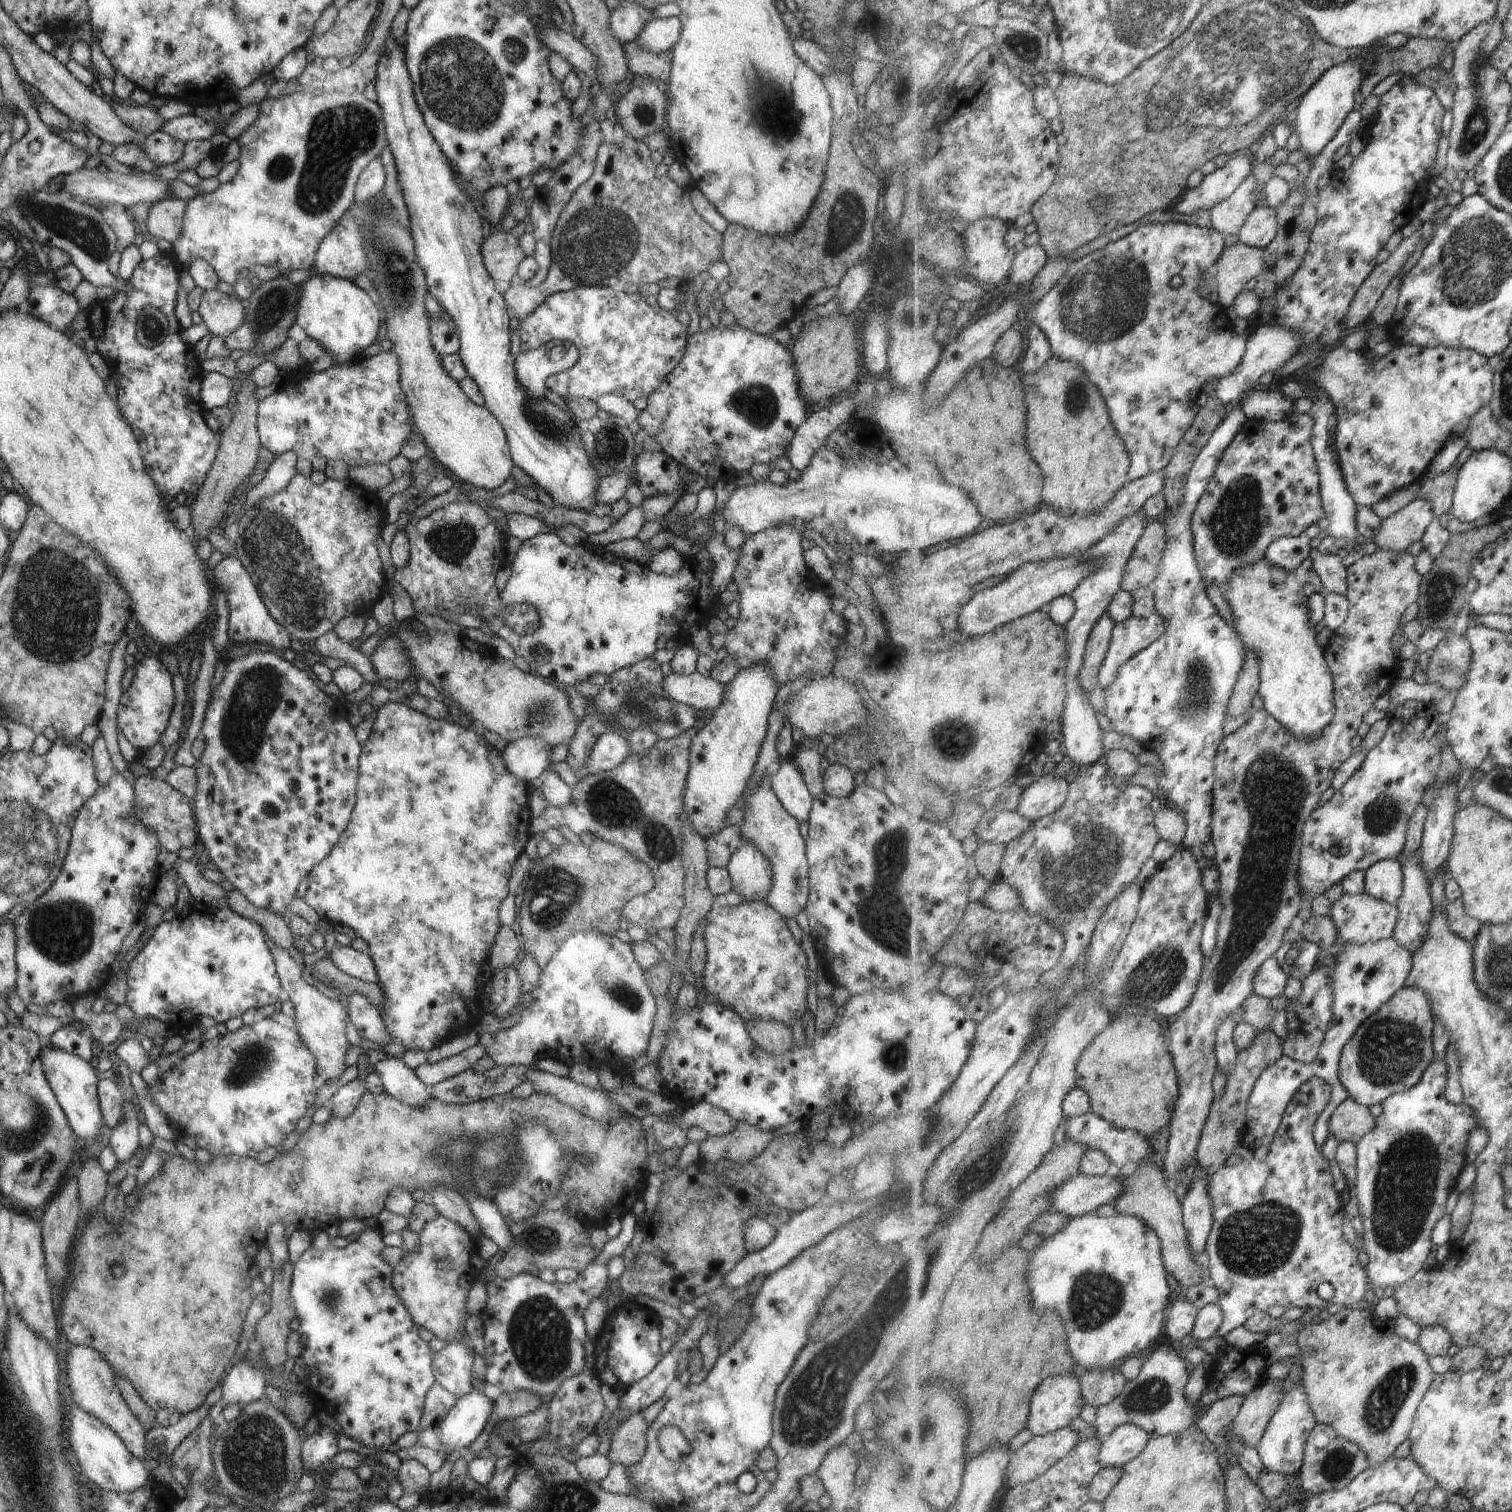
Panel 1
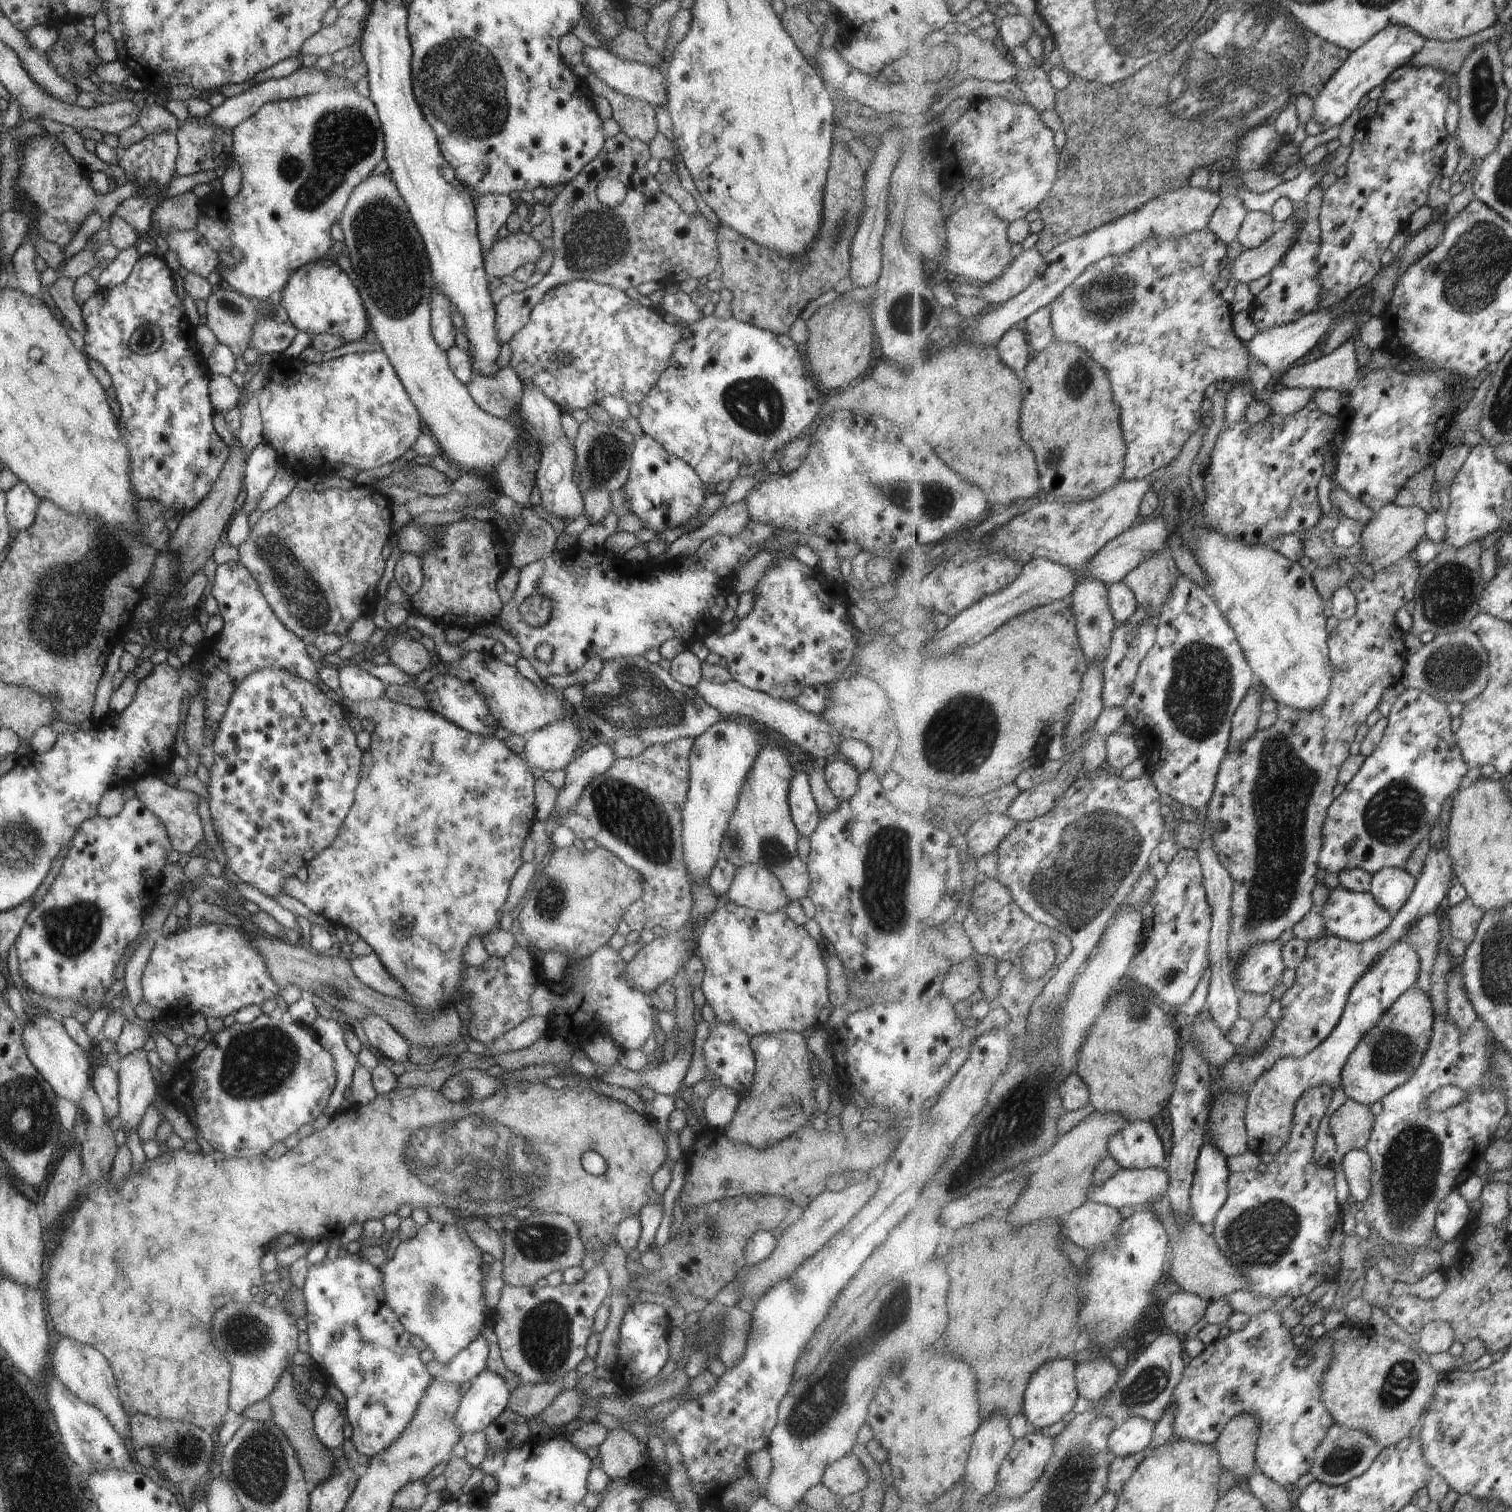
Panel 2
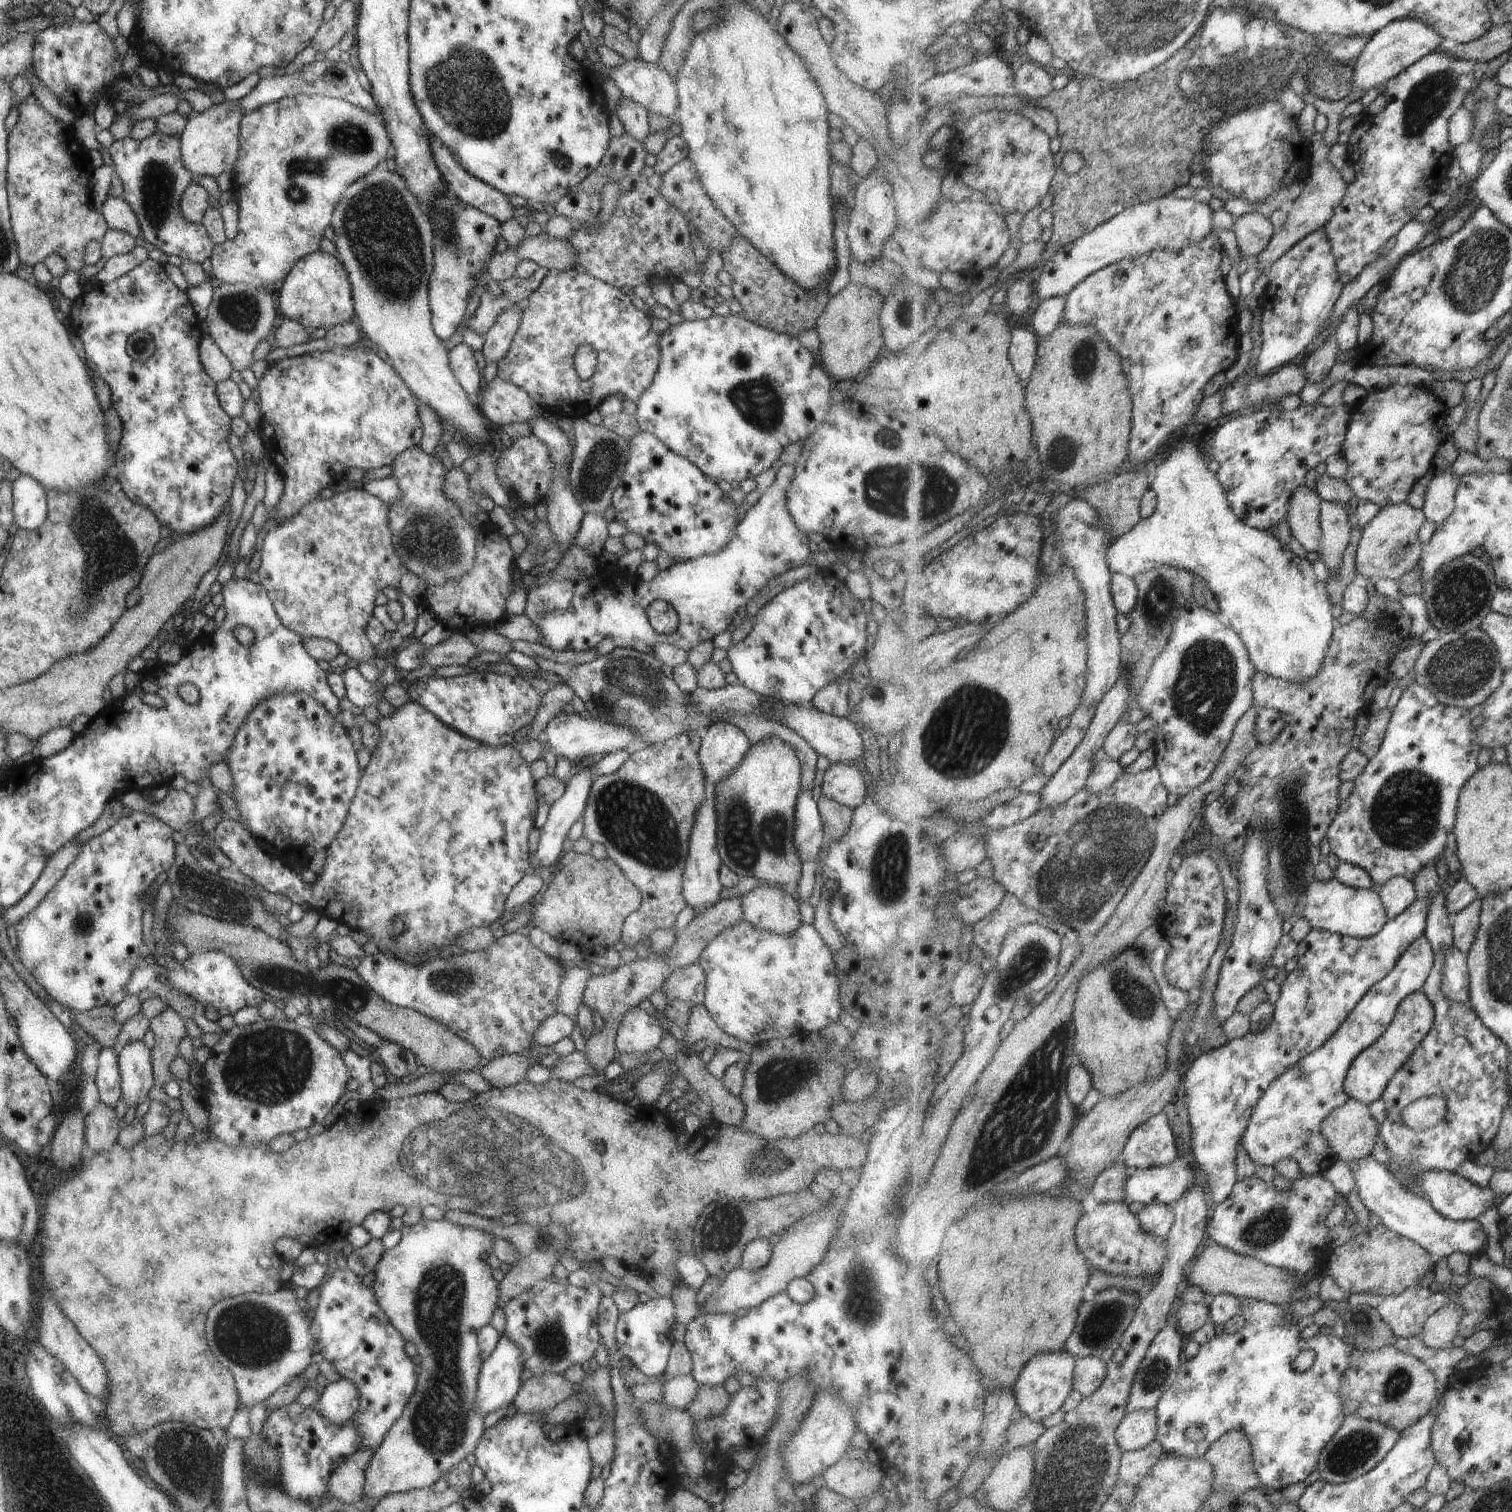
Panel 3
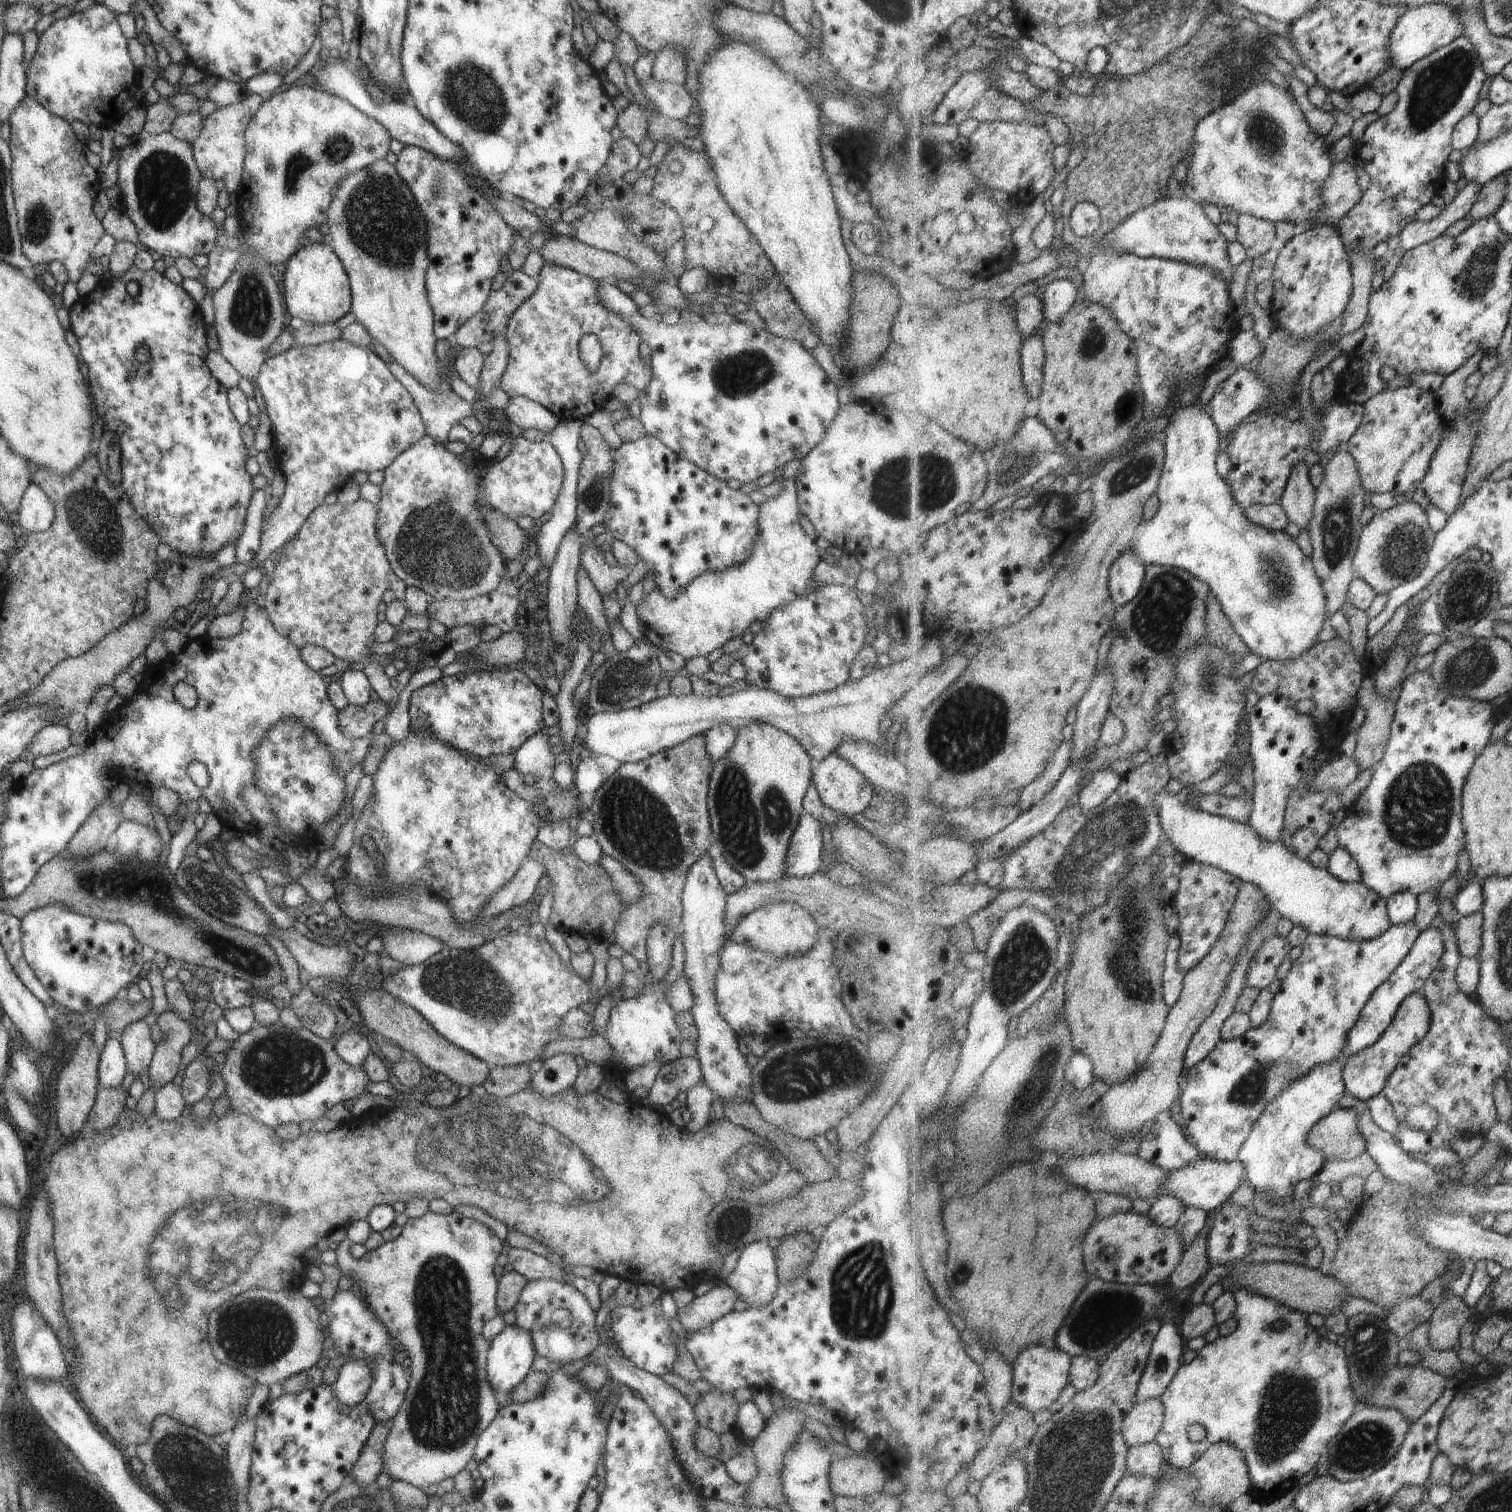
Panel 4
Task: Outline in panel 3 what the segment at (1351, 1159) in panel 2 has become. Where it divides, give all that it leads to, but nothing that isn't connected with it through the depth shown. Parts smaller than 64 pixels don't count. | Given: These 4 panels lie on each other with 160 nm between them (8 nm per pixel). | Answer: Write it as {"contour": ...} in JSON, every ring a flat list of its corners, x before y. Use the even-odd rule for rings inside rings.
{"contour":[[1373,1154,1359,1162,1353,1172,1362,1204,1368,1212,1376,1214,1385,1226,1425,1247,1437,1260,1447,1259,1453,1253,1473,1255,1484,1252,1488,1234,1477,1219,1456,1221,1441,1215,1429,1199,1411,1192]]}

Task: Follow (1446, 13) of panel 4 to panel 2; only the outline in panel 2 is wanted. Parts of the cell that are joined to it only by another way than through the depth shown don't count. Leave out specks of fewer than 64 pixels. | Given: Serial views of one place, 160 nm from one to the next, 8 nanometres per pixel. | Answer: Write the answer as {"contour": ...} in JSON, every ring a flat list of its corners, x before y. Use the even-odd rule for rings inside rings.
{"contour":[[1391,25,1376,34,1367,44,1352,51,1345,64,1313,100,1313,116,1322,125,1322,130,1343,124,1355,112,1363,96,1367,96,1374,88,1384,85,1396,70,1409,65,1412,58,1425,48,1427,41,1428,39,1408,26]]}

